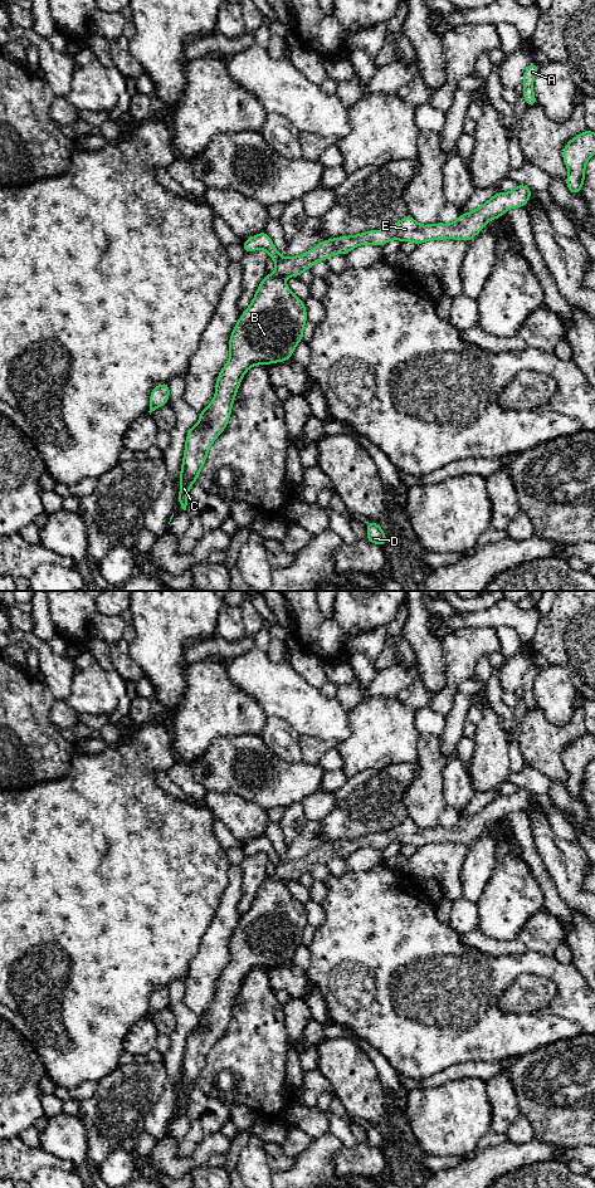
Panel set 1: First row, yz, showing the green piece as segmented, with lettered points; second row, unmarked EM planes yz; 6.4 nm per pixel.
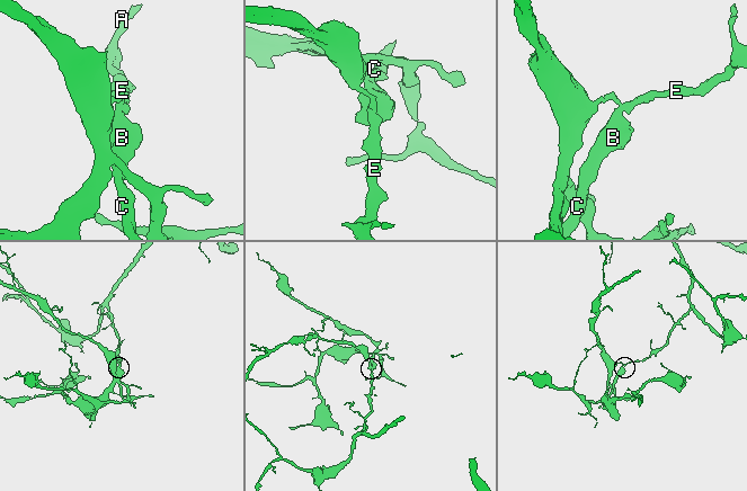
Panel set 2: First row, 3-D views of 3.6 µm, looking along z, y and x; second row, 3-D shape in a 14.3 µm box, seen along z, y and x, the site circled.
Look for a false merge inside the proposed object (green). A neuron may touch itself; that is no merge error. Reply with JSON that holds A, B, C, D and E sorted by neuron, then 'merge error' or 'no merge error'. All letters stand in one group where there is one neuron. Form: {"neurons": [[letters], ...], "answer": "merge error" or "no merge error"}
{"neurons": [["A", "B", "C", "E"], ["D"]], "answer": "merge error"}

